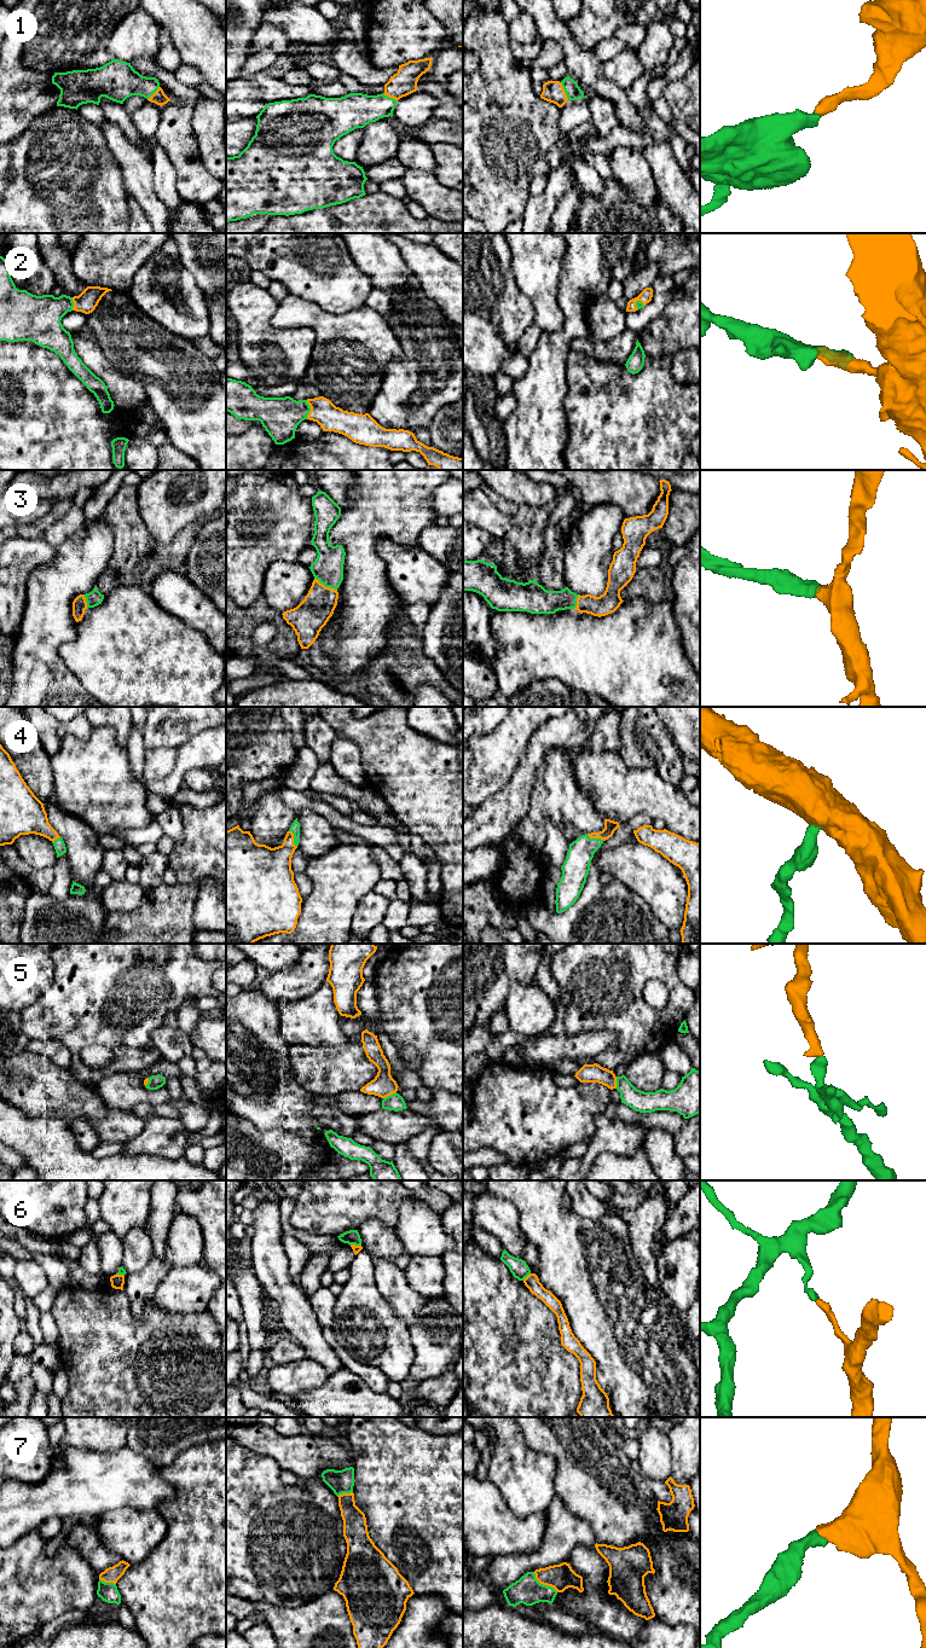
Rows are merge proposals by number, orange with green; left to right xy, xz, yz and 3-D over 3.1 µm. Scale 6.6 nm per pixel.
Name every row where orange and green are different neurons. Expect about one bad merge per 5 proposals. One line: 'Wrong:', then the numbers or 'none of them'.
Wrong: 6

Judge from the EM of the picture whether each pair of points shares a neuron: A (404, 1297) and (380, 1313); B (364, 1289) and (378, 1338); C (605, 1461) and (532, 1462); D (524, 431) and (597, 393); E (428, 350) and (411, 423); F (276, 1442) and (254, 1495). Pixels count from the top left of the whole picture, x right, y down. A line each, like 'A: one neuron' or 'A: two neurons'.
A: two neurons
B: one neuron
C: two neurons
D: two neurons
E: one neuron
F: two neurons

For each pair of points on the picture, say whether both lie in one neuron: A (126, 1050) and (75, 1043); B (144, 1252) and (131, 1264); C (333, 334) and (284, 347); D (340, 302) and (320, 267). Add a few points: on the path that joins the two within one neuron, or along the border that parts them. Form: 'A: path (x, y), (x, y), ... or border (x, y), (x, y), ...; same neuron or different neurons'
A: path (114, 1040), (110, 1037), (87, 1037); same neuron
B: path (140, 1254), (134, 1260); same neuron
C: border (313, 329), (314, 347), (308, 366); different neurons
D: path (340, 294), (339, 286), (328, 276); same neuron

